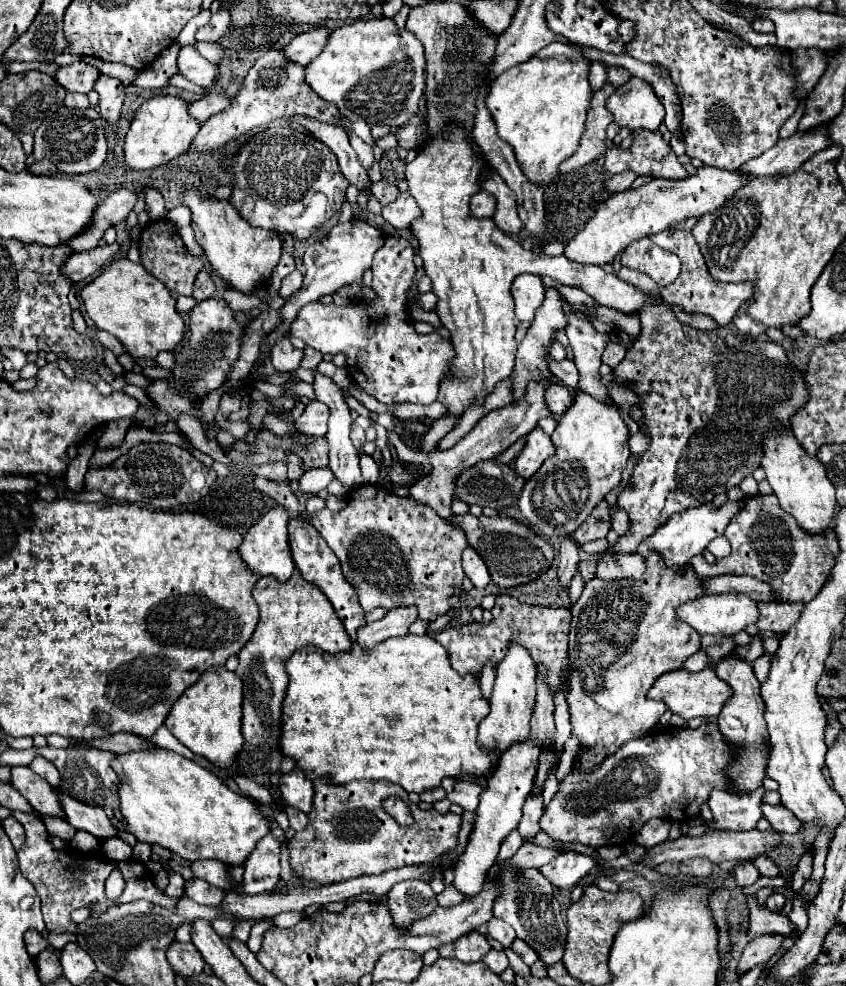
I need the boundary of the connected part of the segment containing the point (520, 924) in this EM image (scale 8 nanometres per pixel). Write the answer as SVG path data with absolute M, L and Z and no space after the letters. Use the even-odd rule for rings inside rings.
M539 870L531 872L505 872L495 880L495 884L503 886L499 900L495 902L493 914L507 922L515 932L517 938L525 940L531 948L535 948L539 960L551 968L553 964L561 962L563 958L563 944L567 936L567 926L561 914L561 904L555 898L555 888L549 884L547 878L541 876Z

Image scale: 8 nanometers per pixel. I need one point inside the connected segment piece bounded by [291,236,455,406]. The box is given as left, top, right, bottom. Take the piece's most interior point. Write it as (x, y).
(393, 363)

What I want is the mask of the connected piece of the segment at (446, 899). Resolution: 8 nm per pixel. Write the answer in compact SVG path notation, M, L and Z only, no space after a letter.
M447 884L445 886L445 890L437 896L437 902L441 904L441 906L457 906L457 904L461 904L465 898L463 898L463 892L459 892L453 884Z

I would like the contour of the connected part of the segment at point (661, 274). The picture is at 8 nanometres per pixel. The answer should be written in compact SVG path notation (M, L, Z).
M647 238L629 244L621 256L623 266L647 274L659 286L673 284L681 272L679 258L673 252L667 252L657 244L651 244L651 240Z

